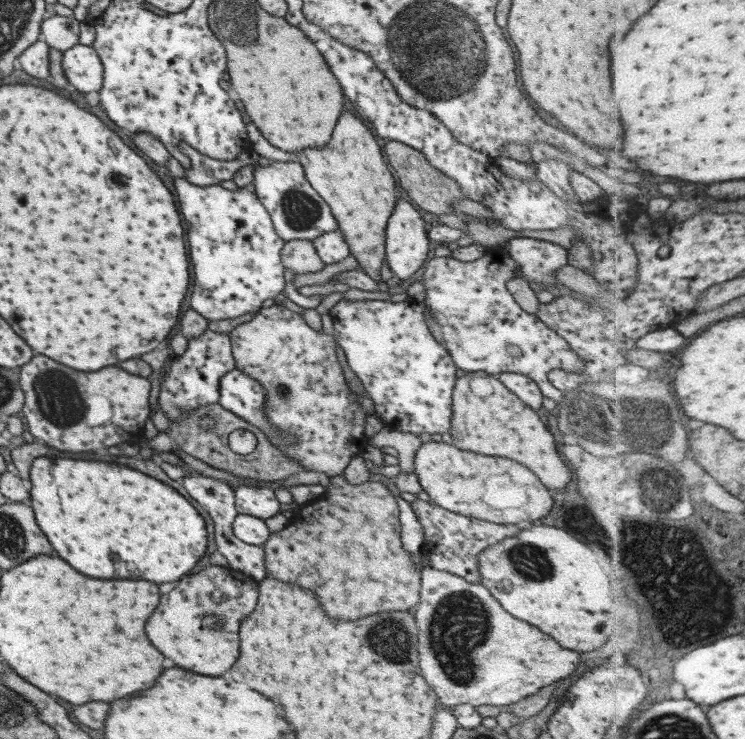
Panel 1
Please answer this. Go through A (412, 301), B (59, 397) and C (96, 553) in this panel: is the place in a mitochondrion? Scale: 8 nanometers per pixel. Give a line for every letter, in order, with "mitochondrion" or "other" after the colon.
A: other
B: mitochondrion
C: other

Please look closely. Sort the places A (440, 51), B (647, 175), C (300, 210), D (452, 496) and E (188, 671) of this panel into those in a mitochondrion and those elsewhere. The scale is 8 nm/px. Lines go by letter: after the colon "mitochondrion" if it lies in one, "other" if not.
A: mitochondrion
B: other
C: mitochondrion
D: other
E: other

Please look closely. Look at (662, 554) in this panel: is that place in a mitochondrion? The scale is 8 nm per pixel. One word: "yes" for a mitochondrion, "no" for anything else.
yes

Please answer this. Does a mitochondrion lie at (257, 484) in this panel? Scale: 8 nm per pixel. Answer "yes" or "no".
no

